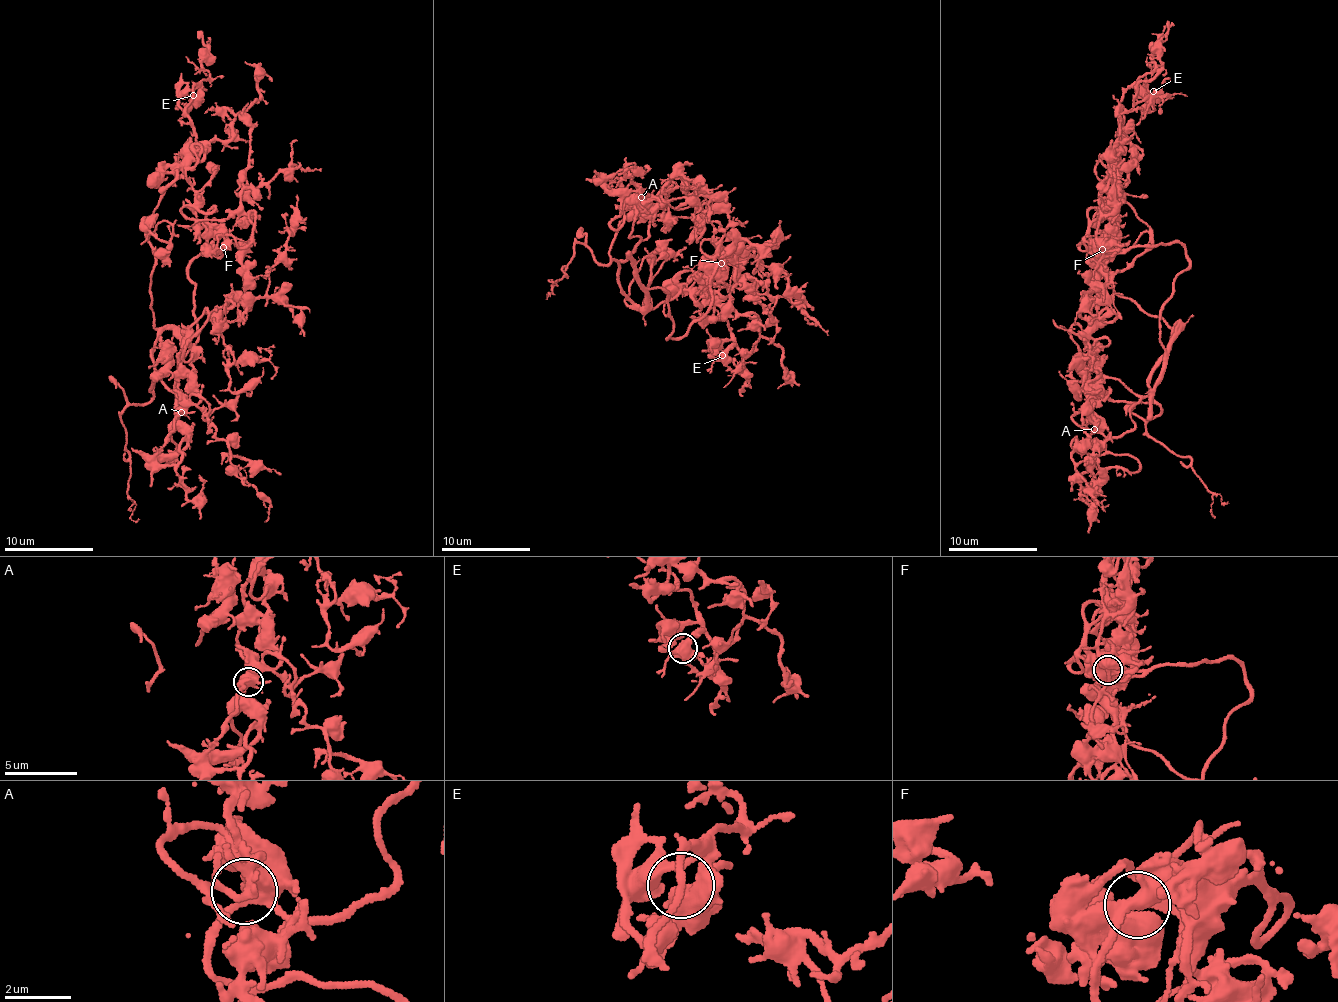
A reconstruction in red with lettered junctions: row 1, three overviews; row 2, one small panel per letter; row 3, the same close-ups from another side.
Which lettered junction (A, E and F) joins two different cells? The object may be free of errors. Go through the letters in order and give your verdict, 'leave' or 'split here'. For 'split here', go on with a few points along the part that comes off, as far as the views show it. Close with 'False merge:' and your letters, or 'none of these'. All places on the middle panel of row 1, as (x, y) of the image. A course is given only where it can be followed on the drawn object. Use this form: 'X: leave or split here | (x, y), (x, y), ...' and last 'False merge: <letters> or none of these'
A: leave
E: leave
F: leave
False merge: none of these

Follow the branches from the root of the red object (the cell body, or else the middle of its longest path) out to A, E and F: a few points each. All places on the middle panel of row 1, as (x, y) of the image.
A: (668, 335), (673, 328), (668, 293), (645, 286), (637, 275), (640, 240), (630, 236), (641, 197)
E: (668, 335), (682, 337), (701, 320), (715, 278), (700, 281), (732, 332), (722, 355)
F: (668, 335), (669, 339), (682, 337), (701, 320), (712, 300), (715, 268), (722, 262)

